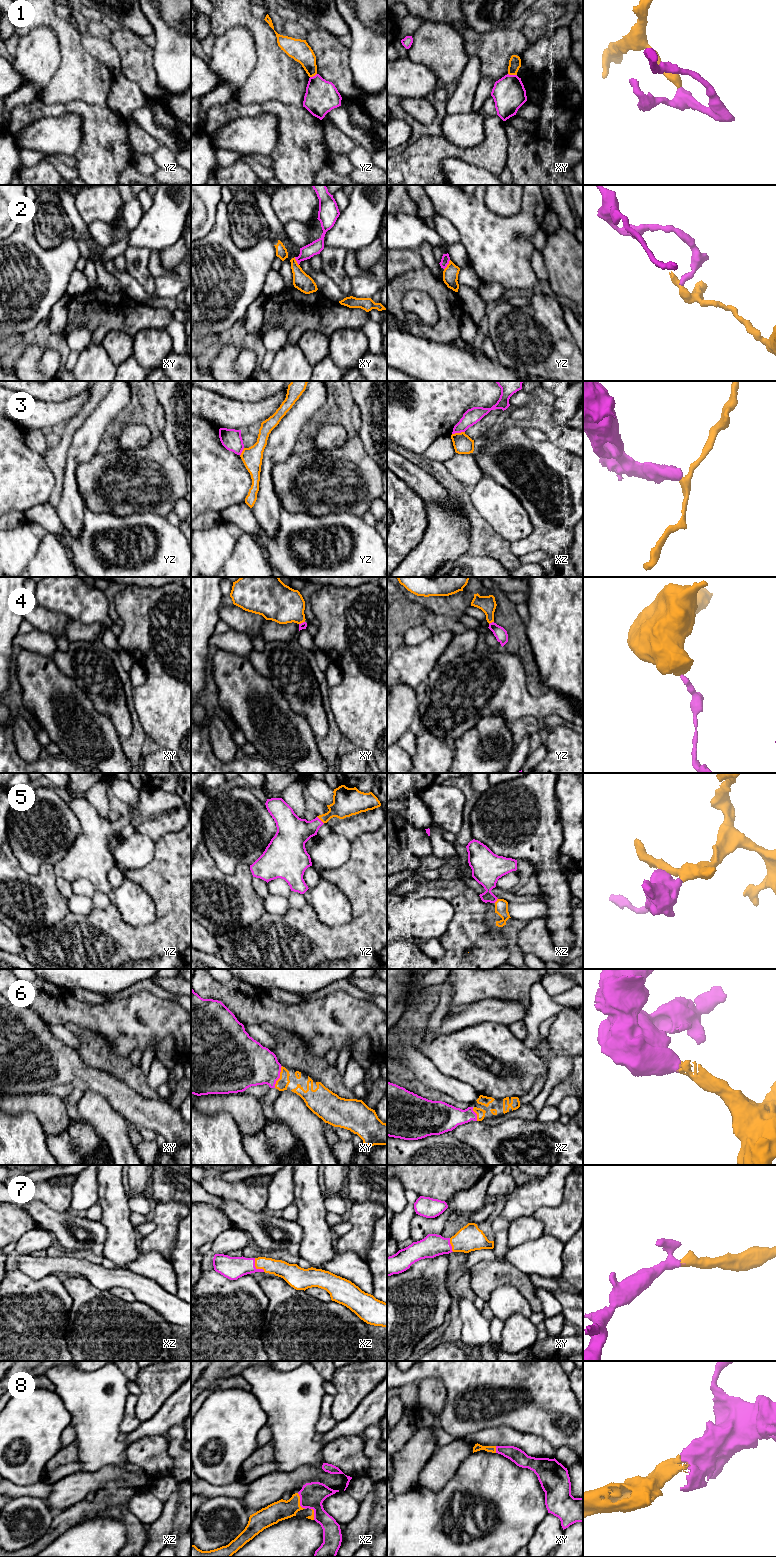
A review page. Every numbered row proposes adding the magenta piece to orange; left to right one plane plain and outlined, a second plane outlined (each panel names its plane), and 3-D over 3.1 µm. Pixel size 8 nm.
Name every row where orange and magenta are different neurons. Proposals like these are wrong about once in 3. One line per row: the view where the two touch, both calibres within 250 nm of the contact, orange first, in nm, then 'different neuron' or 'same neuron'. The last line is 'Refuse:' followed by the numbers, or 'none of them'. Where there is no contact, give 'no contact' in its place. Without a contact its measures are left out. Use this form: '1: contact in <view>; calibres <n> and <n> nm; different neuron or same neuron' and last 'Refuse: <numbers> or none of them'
1: contact in xy; calibres 100 and 260 nm; different neuron
2: contact in yz; calibres 130 and 70 nm; different neuron
3: contact in xz; calibres 160 and 120 nm; different neuron
4: contact in yz; calibres 140 and 100 nm; same neuron
5: contact in yz; calibres 220 and 260 nm; same neuron
6: contact in xy; calibres 100 and 340 nm; same neuron
7: contact in xz; calibres 130 and 180 nm; same neuron
8: contact in xz; calibres 160 and 200 nm; same neuron
Refuse: 1, 2, 3

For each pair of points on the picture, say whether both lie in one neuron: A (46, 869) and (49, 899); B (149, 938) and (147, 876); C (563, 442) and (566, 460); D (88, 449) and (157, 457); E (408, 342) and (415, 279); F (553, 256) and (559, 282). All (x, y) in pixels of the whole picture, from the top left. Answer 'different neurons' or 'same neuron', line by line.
A: same neuron
B: same neuron
C: different neurons
D: different neurons
E: different neurons
F: same neuron

